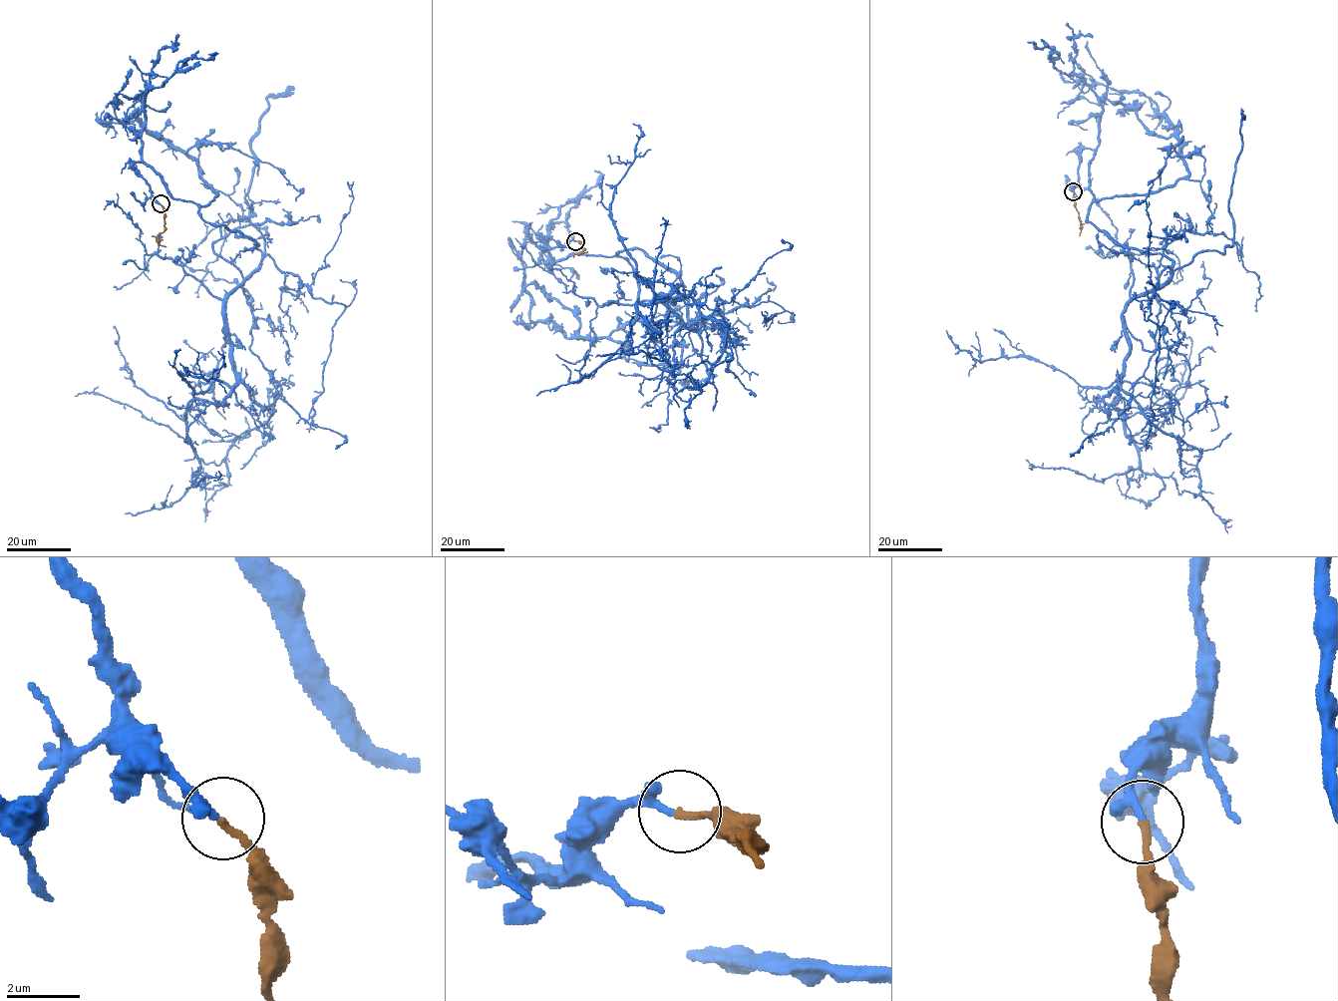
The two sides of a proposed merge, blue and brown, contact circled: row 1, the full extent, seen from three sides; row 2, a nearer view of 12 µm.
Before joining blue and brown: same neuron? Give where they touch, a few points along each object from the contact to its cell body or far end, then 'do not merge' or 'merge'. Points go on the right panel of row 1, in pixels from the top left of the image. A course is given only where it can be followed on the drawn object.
place (1073, 191); course blue (1073, 191), (1091, 149), (1087, 221), (1172, 273), (1122, 313), (1104, 397), (1139, 466), (1026, 459); course brown (1073, 191), (1081, 224), (1079, 235); merge

